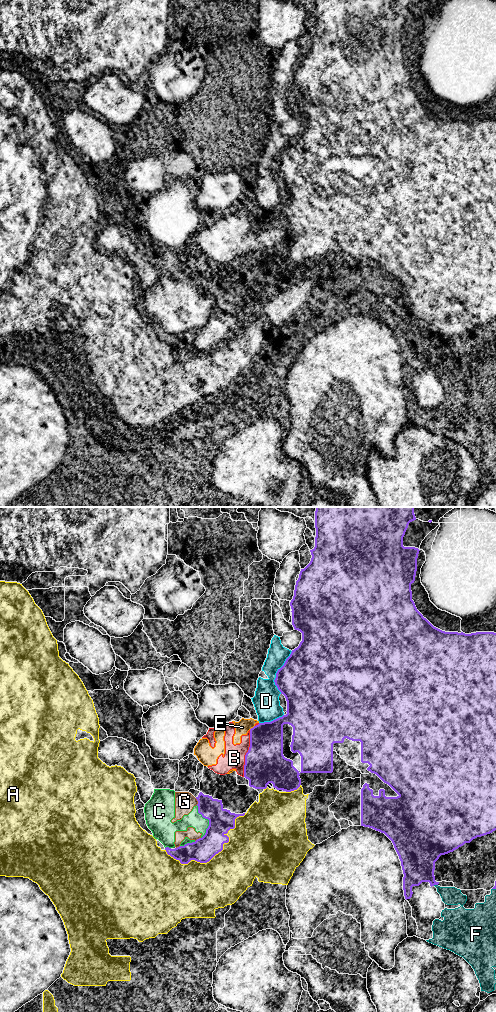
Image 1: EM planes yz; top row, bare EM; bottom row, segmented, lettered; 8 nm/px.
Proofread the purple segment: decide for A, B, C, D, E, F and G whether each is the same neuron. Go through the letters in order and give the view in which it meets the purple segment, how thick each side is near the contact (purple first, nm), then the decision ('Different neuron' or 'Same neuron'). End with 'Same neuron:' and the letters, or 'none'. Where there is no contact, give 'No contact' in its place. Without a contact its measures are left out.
A: Touches purple in yz. Thickness 190 nm (purple) against 380 nm. Different neuron
B: Touches purple in yz. Thickness 320 nm (purple) against 180 nm. Different neuron
C: Touches purple in yz. Thickness 190 nm (purple) against 120 nm. Different neuron
D: Touches purple in yz. Thickness 460 nm (purple) against 200 nm. Different neuron
E: Touches purple in yz. Thickness 280 nm (purple) against 120 nm. Different neuron
F: Touches purple in yz. Thickness 280 nm (purple) against 140 nm. Different neuron
G: Touches purple in yz. Thickness 190 nm (purple) against 160 nm. Different neuron
Same neuron: none

